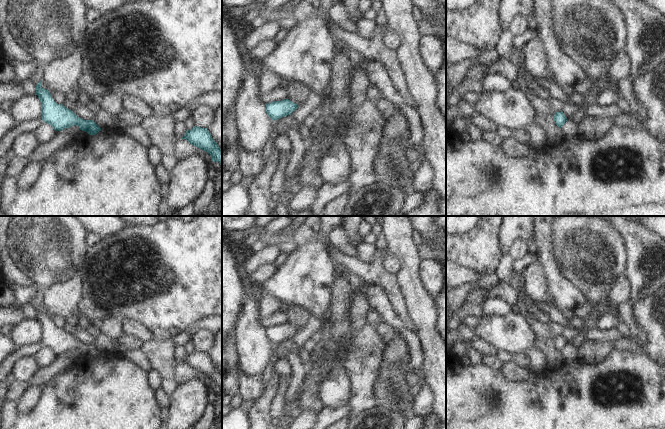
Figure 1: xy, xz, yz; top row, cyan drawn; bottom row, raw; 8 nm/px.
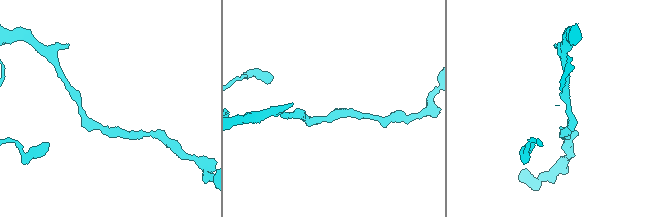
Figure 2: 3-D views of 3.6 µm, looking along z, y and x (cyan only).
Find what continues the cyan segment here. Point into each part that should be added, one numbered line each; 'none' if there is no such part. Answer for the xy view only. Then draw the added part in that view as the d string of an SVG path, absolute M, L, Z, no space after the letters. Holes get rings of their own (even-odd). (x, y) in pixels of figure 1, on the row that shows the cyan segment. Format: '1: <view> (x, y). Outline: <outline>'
none

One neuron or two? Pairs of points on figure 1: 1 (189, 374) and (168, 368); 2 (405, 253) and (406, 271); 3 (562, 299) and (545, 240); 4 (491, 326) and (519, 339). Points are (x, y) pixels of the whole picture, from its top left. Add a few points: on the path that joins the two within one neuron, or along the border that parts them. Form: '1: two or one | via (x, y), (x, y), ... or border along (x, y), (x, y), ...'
1: two | border along (175, 364), (173, 378), (177, 385)
2: one | via (406, 257), (406, 267)
3: one | via (557, 284), (546, 255)
4: one | via (498, 331), (512, 332)

